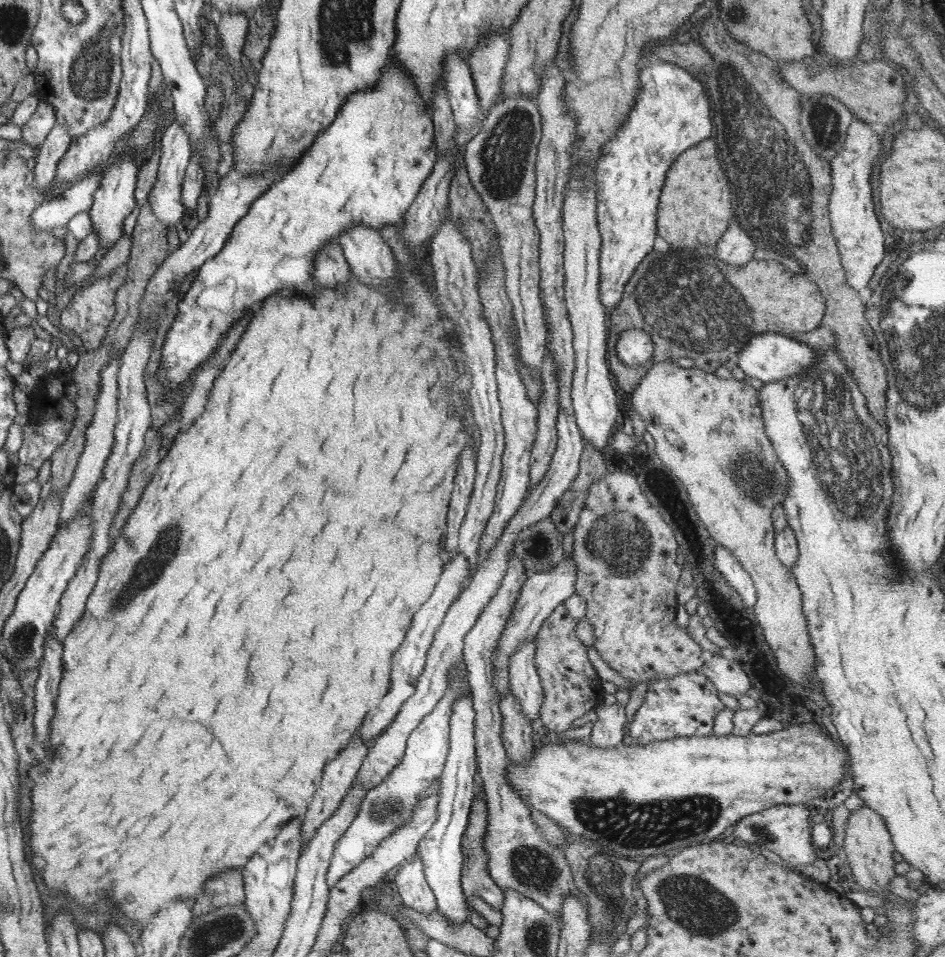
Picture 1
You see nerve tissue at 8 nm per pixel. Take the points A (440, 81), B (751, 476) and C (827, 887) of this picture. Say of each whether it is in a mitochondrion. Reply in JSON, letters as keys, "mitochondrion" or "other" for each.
{"A":"other","B":"mitochondrion","C":"other"}

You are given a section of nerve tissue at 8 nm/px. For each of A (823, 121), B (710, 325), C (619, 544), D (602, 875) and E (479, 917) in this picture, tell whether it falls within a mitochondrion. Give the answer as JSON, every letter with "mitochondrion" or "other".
{"A":"mitochondrion","B":"mitochondrion","C":"mitochondrion","D":"mitochondrion","E":"other"}

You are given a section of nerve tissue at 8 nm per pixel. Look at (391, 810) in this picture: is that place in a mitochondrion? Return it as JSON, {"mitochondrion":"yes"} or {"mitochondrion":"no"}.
{"mitochondrion":"yes"}

